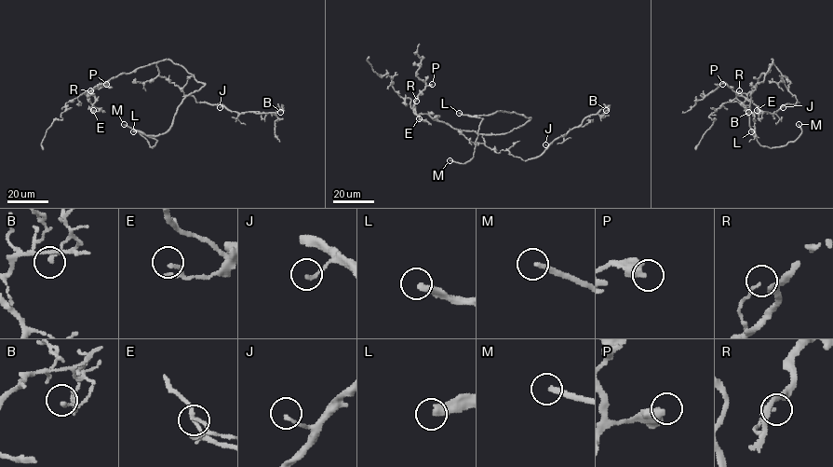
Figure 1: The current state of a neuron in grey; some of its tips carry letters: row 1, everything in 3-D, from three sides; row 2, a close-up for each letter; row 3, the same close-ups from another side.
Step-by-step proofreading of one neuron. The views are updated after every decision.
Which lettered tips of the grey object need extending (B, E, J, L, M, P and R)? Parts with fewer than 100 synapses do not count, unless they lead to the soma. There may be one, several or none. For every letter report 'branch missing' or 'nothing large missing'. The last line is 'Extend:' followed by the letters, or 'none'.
B: nothing large missing
E: nothing large missing
J: nothing large missing
L: branch missing
M: branch missing
P: nothing large missing
R: nothing large missing
Extend: L, M

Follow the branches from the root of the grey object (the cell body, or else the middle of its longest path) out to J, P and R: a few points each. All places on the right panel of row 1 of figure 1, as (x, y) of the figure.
J: (772, 62), (772, 60), (778, 70), (791, 82), (789, 91), (799, 103), (783, 107)
P: (772, 62), (768, 72), (760, 75), (746, 98), (739, 96), (722, 84)
R: (772, 62), (768, 72), (760, 75), (746, 98), (739, 90)

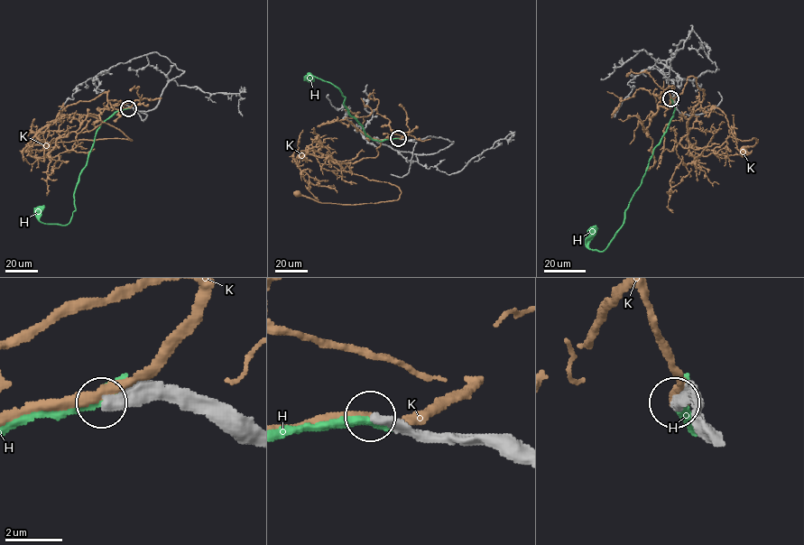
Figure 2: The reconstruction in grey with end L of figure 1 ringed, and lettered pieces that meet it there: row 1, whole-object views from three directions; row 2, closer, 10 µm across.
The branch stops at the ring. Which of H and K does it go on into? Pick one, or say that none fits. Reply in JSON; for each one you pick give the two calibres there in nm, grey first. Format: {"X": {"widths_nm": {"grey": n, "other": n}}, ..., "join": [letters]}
{"join": []}

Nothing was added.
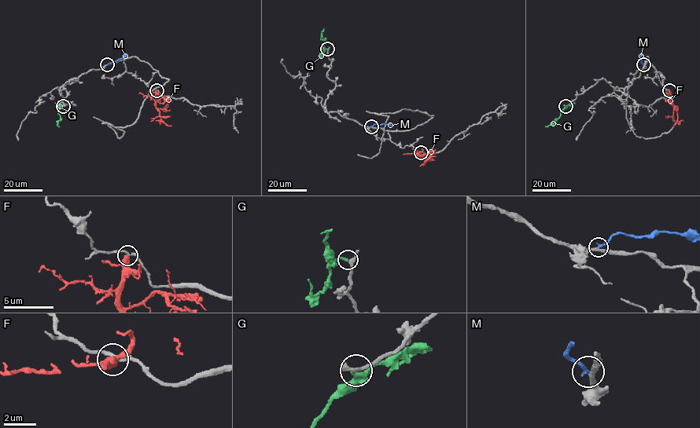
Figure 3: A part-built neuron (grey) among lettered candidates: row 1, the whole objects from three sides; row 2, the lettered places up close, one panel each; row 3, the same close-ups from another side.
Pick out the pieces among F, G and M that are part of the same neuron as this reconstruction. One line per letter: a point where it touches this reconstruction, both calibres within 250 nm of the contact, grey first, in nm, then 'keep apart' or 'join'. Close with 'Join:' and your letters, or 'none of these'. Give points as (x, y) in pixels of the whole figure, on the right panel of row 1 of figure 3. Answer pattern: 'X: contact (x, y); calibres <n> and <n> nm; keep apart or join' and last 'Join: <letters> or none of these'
F: contact (669, 90); calibres 220 and 500 nm; keep apart
G: contact (565, 106); calibres 190 and 220 nm; join
M: contact (643, 64); calibres 280 and 220 nm; keep apart
Join: G

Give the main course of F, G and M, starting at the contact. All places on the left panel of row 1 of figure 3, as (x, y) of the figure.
F: (156, 90), (155, 100), (160, 118), (171, 126)
G: (63, 106), (59, 110), (60, 126)
M: (107, 64), (127, 54)

